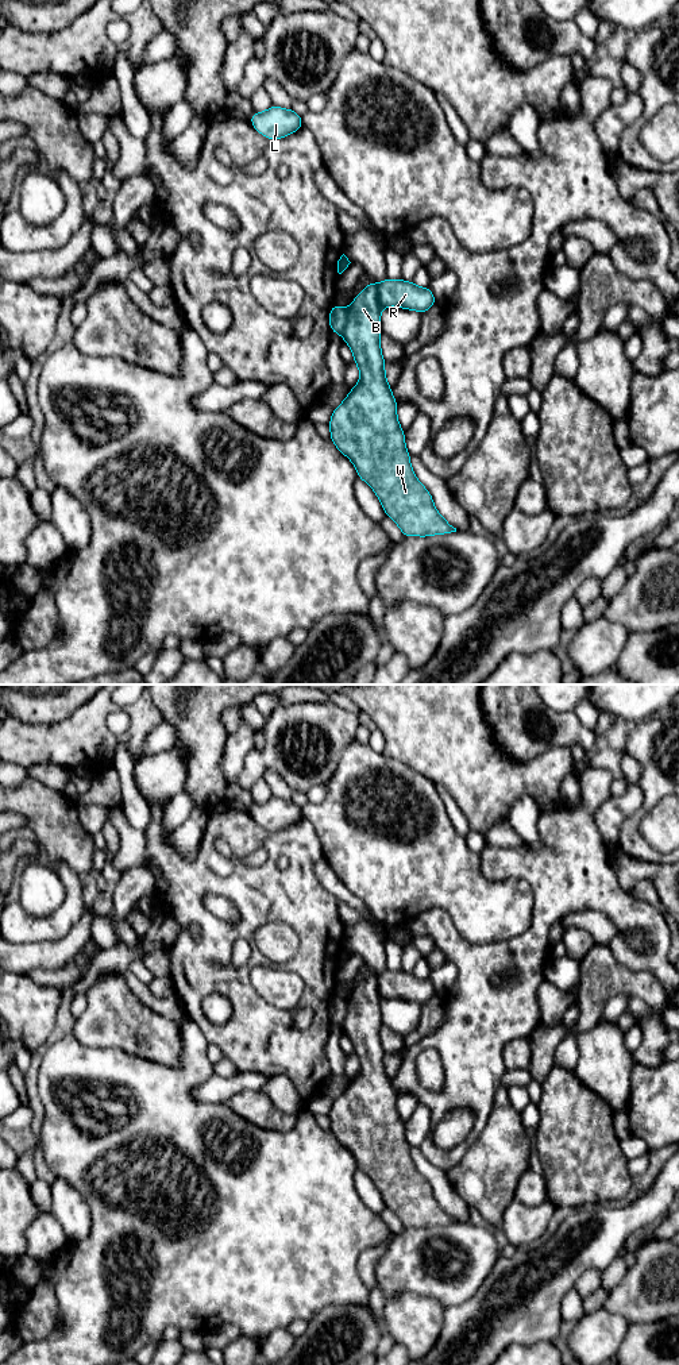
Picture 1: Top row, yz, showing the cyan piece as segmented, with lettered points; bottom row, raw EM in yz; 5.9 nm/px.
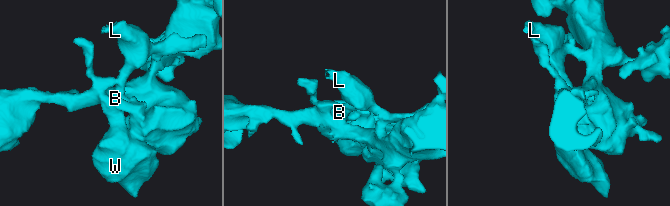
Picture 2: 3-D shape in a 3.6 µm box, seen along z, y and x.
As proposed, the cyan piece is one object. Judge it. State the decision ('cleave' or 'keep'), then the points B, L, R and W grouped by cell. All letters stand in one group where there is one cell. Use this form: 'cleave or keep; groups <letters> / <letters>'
cleave; groups B L W / R

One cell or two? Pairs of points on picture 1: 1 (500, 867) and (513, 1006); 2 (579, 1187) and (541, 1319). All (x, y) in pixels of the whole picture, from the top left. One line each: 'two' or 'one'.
1: one
2: two

